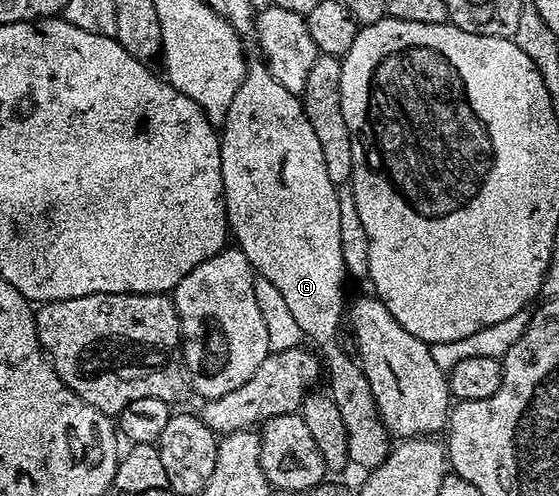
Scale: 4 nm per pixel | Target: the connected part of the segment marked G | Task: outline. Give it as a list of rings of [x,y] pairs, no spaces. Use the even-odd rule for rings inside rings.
[[[258,62],[258,65],[251,67],[247,71],[240,82],[239,89],[236,90],[232,104],[228,106],[225,119],[220,124],[220,158],[222,159],[222,192],[226,195],[226,223],[229,231],[236,239],[237,247],[248,258],[250,267],[254,269],[259,277],[262,276],[282,295],[282,304],[286,307],[288,315],[294,319],[294,324],[307,336],[310,340],[322,344],[321,359],[324,361],[324,380],[330,383],[328,394],[336,402],[336,406],[340,410],[340,414],[344,418],[344,430],[348,434],[348,454],[350,455],[350,464],[366,468],[365,470],[373,470],[379,468],[384,462],[386,455],[390,453],[392,447],[392,437],[386,431],[384,422],[378,413],[378,407],[374,401],[372,394],[372,386],[368,386],[368,378],[362,373],[361,363],[353,355],[350,356],[338,344],[333,344],[333,340],[338,336],[338,327],[344,324],[344,309],[347,307],[346,300],[346,280],[348,281],[348,273],[344,266],[344,250],[340,250],[340,202],[338,201],[338,188],[332,182],[332,178],[328,178],[328,170],[324,167],[324,150],[320,150],[320,141],[316,139],[316,130],[312,130],[312,122],[308,122],[306,117],[306,109],[299,97],[292,95],[288,90],[284,90],[284,86],[280,86],[280,82],[276,82],[276,78],[272,78],[272,74],[266,68],[265,63]]]

